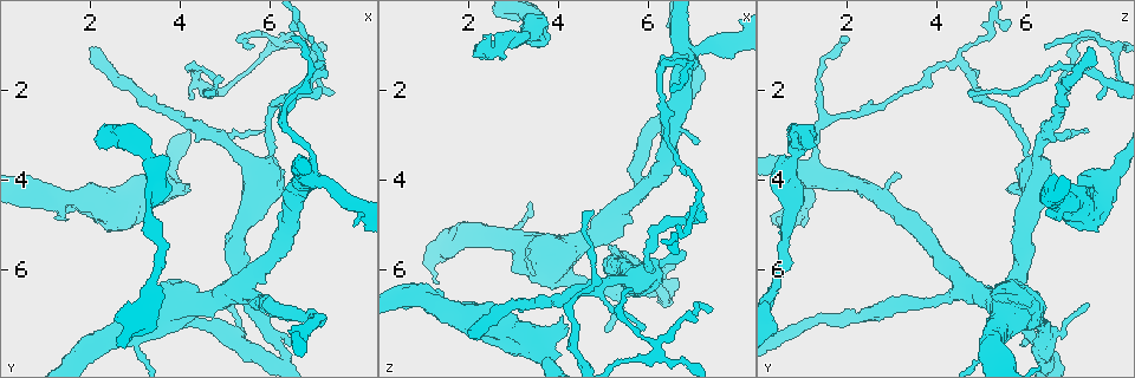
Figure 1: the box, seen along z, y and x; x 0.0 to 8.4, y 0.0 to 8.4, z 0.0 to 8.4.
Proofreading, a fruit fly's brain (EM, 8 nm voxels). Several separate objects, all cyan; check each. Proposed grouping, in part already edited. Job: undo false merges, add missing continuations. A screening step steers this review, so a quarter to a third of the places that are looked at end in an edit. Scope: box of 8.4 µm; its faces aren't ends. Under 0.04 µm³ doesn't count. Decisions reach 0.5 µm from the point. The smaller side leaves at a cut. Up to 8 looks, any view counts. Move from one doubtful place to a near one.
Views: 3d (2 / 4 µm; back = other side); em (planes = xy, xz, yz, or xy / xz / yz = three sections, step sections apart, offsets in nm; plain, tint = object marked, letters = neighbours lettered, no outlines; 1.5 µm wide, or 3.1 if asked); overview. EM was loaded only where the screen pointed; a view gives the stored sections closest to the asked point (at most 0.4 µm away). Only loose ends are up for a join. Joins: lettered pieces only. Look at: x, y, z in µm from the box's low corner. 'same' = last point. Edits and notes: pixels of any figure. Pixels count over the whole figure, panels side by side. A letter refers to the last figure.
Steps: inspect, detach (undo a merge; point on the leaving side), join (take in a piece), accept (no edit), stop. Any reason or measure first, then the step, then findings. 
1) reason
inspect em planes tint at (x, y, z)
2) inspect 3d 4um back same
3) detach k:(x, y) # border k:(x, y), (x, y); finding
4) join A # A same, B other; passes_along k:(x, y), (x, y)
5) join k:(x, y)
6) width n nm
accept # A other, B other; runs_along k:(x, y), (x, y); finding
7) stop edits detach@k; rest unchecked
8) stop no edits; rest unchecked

inspect 3d 2um at (5.10, 6.70, 7.30)

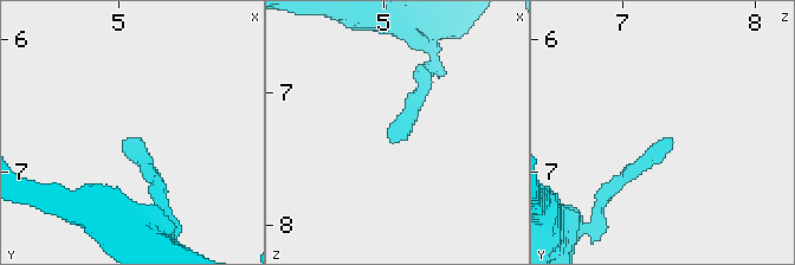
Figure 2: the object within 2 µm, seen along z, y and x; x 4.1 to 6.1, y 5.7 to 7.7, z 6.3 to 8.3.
inspect em planes letters at (5.06, 6.72, 7.36)

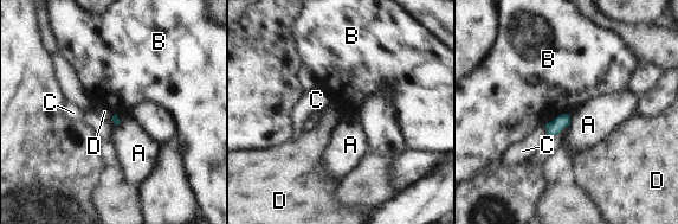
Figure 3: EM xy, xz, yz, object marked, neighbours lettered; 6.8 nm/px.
accept # A other, B other, C other, D other; border 3:(569, 113), (562, 113), (544, 125); no lettered piece goes on from it

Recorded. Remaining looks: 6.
an open end
inspect 3d 4um at (4.15, 4.20, 7.10)

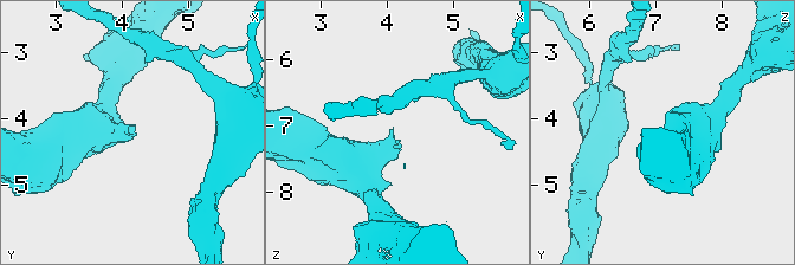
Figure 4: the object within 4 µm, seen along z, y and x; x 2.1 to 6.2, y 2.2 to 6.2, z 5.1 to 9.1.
inspect em planes letters at (4.15, 4.20, 7.05)

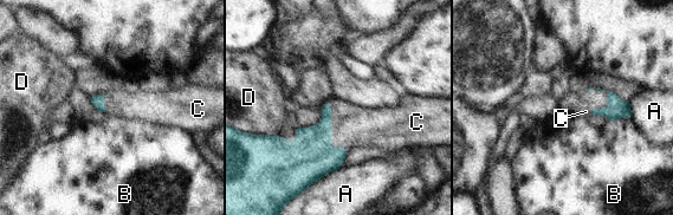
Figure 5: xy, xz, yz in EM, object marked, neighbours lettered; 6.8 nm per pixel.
join C # A other, B other, C same, D other; passes_along 5:(615, 109), (591, 111), (586, 111); it goes on there

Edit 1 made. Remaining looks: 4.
an open end
inspect 3d 4um at (5.65, 1.00, 6.35)

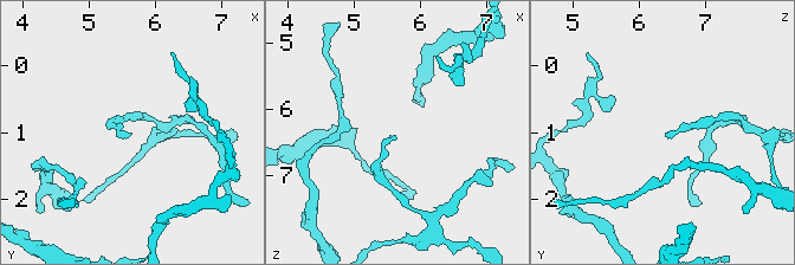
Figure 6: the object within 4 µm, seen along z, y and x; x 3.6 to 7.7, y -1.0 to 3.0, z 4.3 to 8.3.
now the EM
inspect em planes tint at (5.65, 1.00, 6.45)

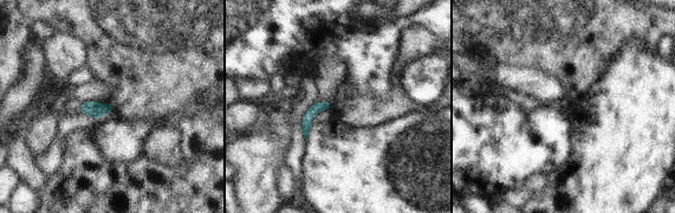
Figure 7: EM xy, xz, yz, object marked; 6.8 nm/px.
see the neighbours
inspect em planes letters same

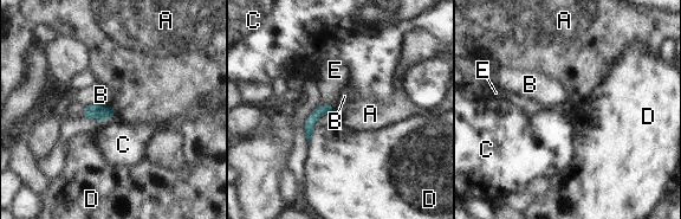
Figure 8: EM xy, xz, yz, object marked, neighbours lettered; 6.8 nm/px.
width 70 nm
join E # A other, B other, C other, D other, E same; passes_along 8:(319, 111), (325, 105), (331, 76); it goes on there

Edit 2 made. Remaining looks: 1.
stop edits join@5, join@8; rest unchecked

